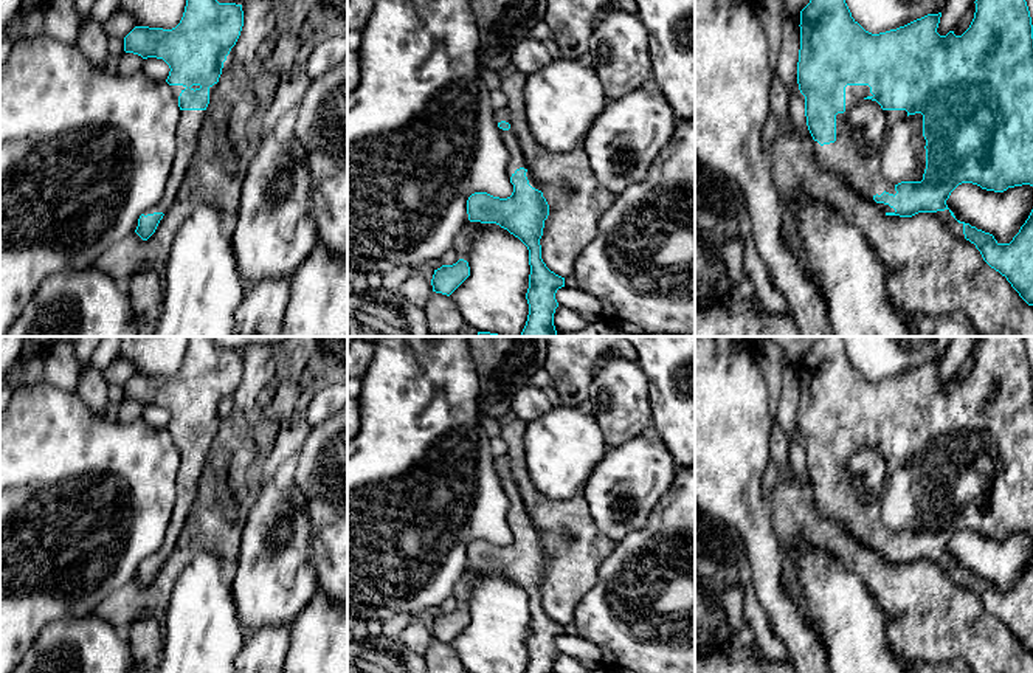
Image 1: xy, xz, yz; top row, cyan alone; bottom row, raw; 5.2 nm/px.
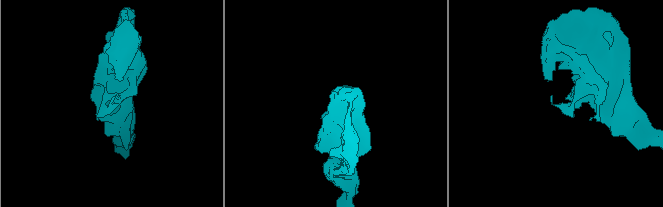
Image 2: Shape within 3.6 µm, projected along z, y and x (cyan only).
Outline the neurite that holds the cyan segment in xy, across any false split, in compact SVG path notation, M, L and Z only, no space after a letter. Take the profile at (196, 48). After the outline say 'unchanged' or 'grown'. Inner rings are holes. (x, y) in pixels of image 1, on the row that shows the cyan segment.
M186 0L180 23L172 29L135 26L124 37L124 51L143 59L163 59L171 71L166 82L181 116L175 133L175 158L160 200L138 219L135 233L147 240L174 203L197 150L200 127L223 62L244 26L242 5L217 0Z | grown

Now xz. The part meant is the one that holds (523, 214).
M495 109L495 121L509 150L507 177L513 192L507 198L475 192L467 200L470 222L496 223L518 237L529 250L529 288L526 299L529 315L520 336L555 336L554 313L558 307L555 293L565 287L565 278L551 271L541 259L540 239L549 205L538 181L526 166L509 109Z | grown

